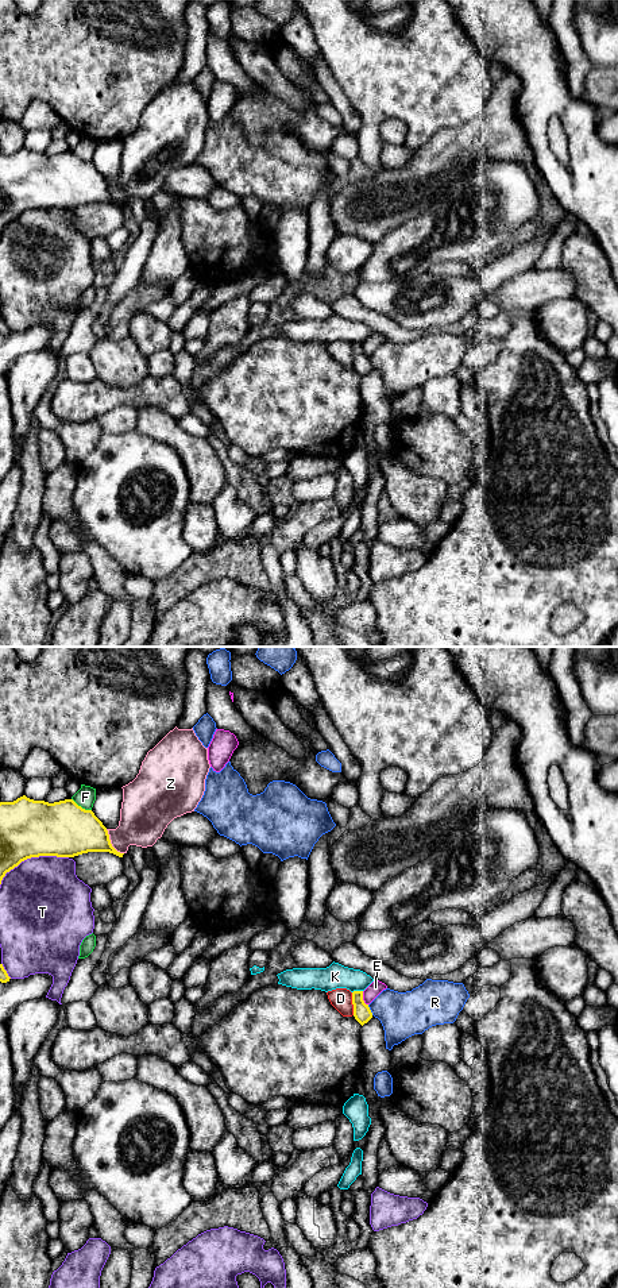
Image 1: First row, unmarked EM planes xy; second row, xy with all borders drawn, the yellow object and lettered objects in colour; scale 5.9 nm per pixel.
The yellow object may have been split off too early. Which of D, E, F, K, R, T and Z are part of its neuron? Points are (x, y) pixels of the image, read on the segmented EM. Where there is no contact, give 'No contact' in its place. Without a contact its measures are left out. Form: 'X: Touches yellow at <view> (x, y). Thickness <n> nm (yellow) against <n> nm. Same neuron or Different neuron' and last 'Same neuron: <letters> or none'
D: Touches yellow at xy (352, 1003). Thickness 110 nm (yellow) against 130 nm. Different neuron
E: Touches yellow at xy (362, 998). Thickness 110 nm (yellow) against 80 nm. Different neuron
F: Touches yellow at xy (80, 806). Thickness 340 nm (yellow) against 120 nm. Different neuron
K: Touches yellow at xy (356, 991). Thickness 110 nm (yellow) against 140 nm. Different neuron
R: Touches yellow at xy (370, 1010). Thickness 110 nm (yellow) against 280 nm. Different neuron
T: Touches yellow at xy (31, 856). Thickness 340 nm (yellow) against 480 nm. Different neuron
Z: Touches yellow at xy (109, 843). Thickness 300 nm (yellow) against 280 nm. Different neuron
Same neuron: none

